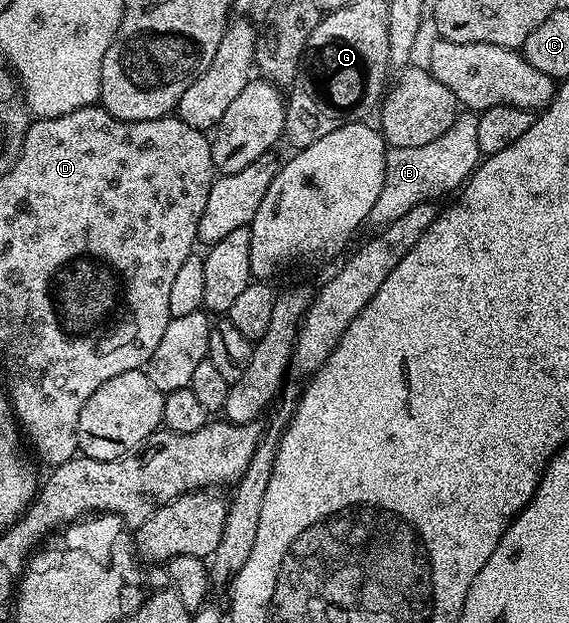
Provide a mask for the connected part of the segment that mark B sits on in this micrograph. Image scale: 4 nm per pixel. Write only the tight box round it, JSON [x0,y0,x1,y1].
[369,110,482,228]

